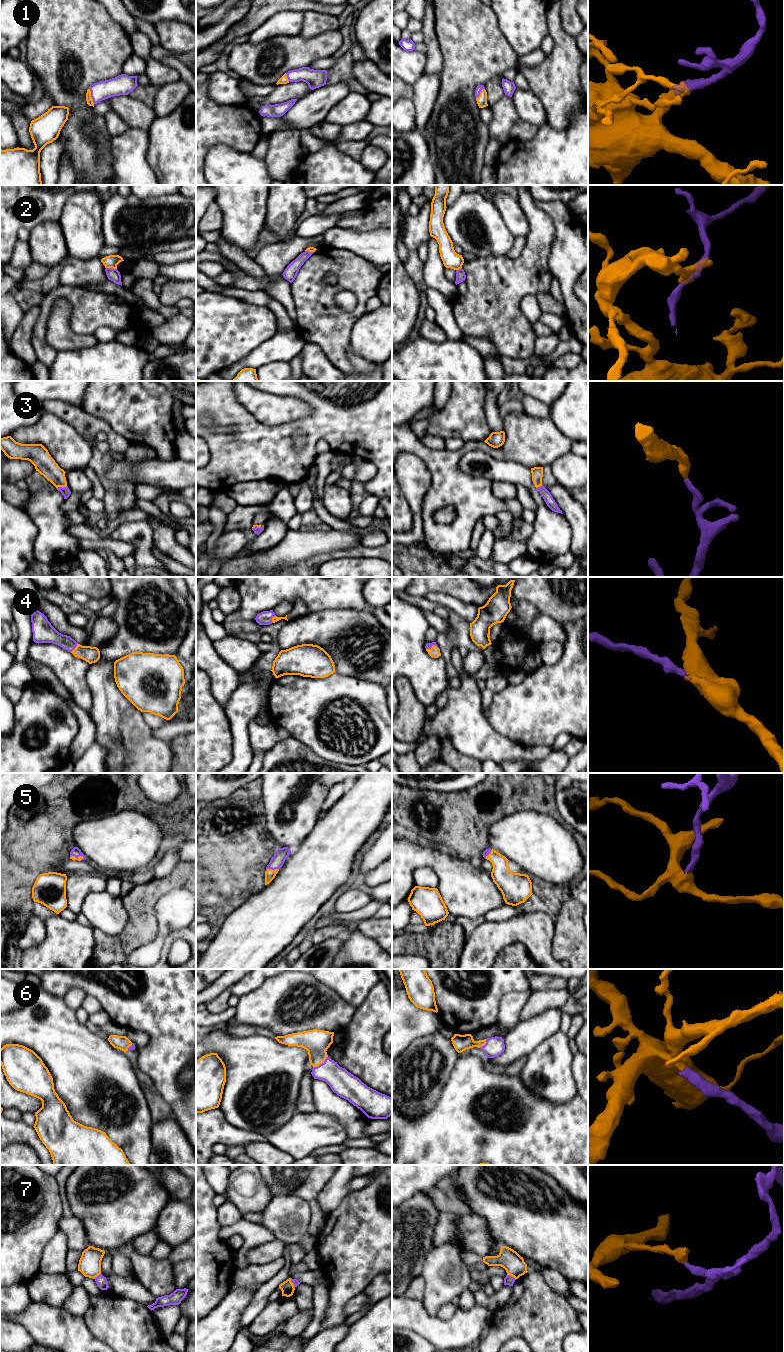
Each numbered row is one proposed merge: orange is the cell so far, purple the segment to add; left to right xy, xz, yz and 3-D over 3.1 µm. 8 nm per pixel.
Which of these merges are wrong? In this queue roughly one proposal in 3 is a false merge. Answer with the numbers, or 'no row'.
2, 7

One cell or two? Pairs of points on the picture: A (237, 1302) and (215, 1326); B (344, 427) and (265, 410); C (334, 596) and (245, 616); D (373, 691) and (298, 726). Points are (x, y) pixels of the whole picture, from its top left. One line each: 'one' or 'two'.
A: one
B: two
C: one
D: one

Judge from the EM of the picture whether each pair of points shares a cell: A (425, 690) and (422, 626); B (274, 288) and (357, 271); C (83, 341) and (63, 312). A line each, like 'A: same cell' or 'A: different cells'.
A: same cell
B: different cells
C: same cell

